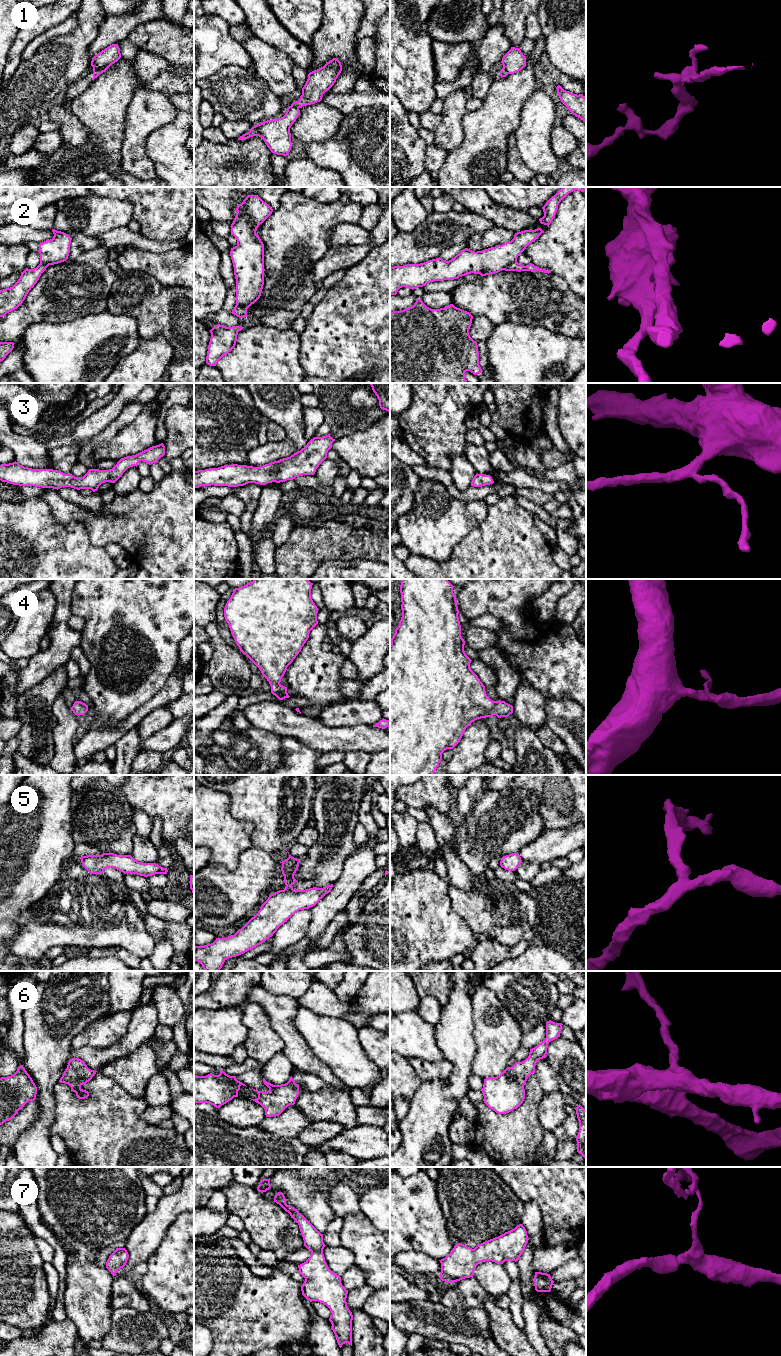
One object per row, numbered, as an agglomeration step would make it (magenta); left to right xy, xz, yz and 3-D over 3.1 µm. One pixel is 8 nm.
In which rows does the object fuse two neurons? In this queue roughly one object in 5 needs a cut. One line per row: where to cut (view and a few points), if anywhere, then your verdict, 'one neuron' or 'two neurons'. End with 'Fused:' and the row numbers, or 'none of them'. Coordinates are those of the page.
1: xy (110, 64), (93, 70) | two neurons
2: yz (516, 260), (509, 263), (503, 269) | two neurons
3: no cut | one neuron
4: no cut | one neuron
5: no cut | one neuron
6: no cut | one neuron
7: no cut | one neuron
Fused: 1, 2

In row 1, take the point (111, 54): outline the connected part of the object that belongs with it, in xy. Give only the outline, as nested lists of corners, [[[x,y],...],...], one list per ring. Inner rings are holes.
[[[112,44],[92,58],[91,66],[93,70],[98,70],[114,64],[120,58],[121,53],[118,44]]]

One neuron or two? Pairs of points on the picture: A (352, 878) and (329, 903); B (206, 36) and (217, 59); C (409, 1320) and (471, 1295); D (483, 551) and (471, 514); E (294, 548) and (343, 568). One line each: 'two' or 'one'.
A: one
B: one
C: two
D: two
E: two

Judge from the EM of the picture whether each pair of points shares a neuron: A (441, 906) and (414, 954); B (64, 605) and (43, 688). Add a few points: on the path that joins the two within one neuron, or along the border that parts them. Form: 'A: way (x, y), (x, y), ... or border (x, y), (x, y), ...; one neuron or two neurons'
A: way (429, 918), (414, 933), (414, 942); one neuron
B: border (64, 664), (56, 667), (42, 680), (26, 690); two neurons

